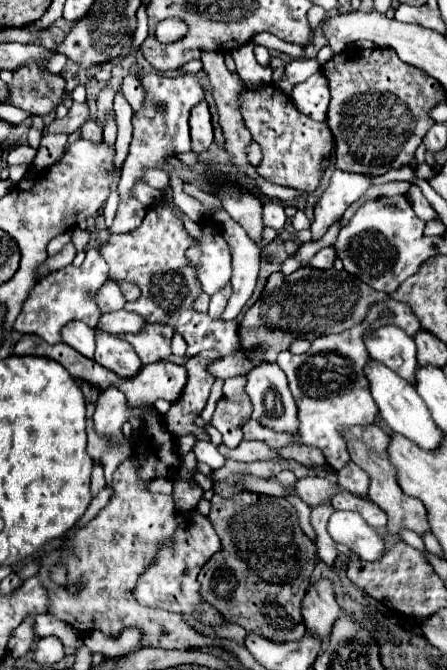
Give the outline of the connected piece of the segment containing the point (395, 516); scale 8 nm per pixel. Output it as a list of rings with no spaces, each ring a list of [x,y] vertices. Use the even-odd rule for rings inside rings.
[[[375,424],[351,426],[347,430],[339,430],[339,434],[347,442],[347,450],[349,450],[351,460],[355,464],[359,464],[359,468],[363,468],[369,474],[371,482],[369,482],[369,492],[367,494],[389,516],[389,522],[387,522],[389,534],[397,534],[399,528],[411,528],[417,534],[425,534],[429,530],[429,524],[427,524],[427,510],[425,510],[423,502],[417,500],[417,498],[405,496],[401,492],[401,488],[395,484],[397,482],[395,480],[395,472],[393,472],[393,466],[389,464],[389,458],[387,458],[389,436],[379,426],[375,426]]]

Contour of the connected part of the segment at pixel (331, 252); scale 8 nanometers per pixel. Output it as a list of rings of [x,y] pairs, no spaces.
[[[331,246],[331,248],[323,248],[323,250],[319,250],[319,252],[311,258],[309,266],[313,266],[313,268],[321,268],[321,270],[327,270],[327,268],[333,268],[335,258],[337,258],[337,250],[335,250],[333,246]]]

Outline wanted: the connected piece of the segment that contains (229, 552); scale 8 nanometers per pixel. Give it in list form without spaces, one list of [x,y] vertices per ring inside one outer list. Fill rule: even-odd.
[[[237,492],[229,498],[213,496],[209,520],[223,538],[223,548],[201,568],[199,594],[227,622],[243,626],[247,632],[261,632],[271,640],[301,640],[305,624],[301,620],[301,600],[309,588],[309,578],[315,568],[315,544],[303,534],[299,516],[287,498],[275,498],[255,492]]]

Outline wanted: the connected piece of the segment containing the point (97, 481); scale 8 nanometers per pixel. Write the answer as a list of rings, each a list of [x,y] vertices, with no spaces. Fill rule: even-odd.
[[[95,462],[93,474],[91,474],[91,494],[97,496],[105,488],[105,478],[103,478],[103,466],[101,462]]]

